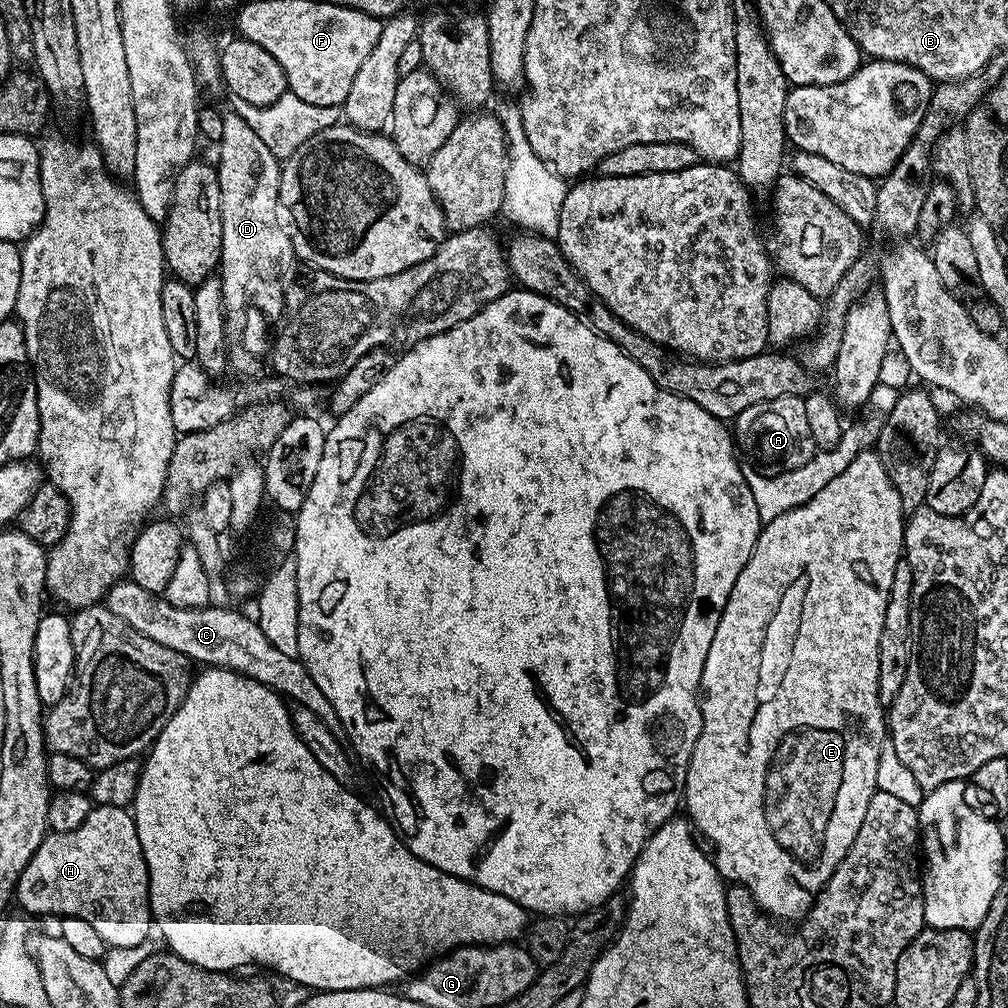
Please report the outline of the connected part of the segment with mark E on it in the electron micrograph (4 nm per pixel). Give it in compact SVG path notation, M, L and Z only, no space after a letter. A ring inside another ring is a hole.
M879 451L860 452L858 458L854 458L854 462L850 462L850 466L846 466L834 482L818 490L810 502L794 510L786 510L786 514L778 514L778 518L767 521L761 527L752 555L746 566L742 566L742 574L738 574L738 582L734 582L734 590L730 590L714 642L710 642L710 654L706 654L706 666L700 679L700 733L686 770L682 804L685 809L688 807L686 816L695 831L712 843L711 851L720 875L725 881L746 886L760 909L780 922L796 922L807 916L809 908L816 903L816 893L834 874L842 858L846 858L854 838L858 838L862 818L866 818L866 806L870 806L870 798L878 790L878 754L886 743L886 708L878 698L878 646L894 582L894 570L904 550L905 523L906 514L902 510L898 490L890 482ZM784 586L794 586L794 598L802 598L802 592L816 592L816 626L788 626L788 618L764 620L768 618L768 612L776 608Z

